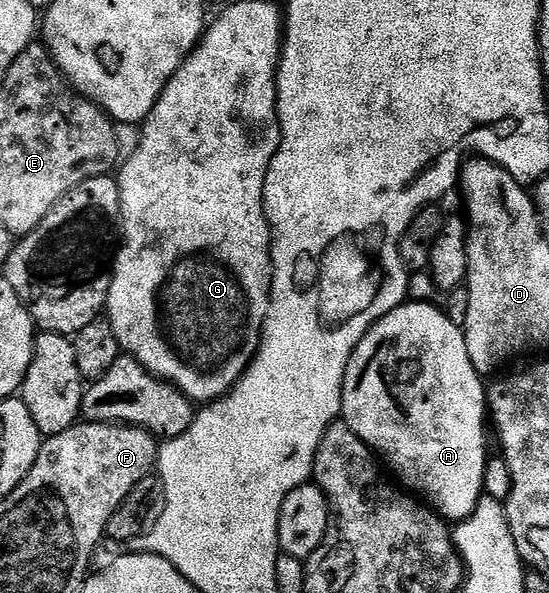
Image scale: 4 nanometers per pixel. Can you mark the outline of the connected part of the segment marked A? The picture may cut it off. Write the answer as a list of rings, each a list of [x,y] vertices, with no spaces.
[[[408,300],[377,320],[361,344],[357,344],[347,365],[342,421],[353,428],[355,435],[386,463],[389,470],[391,465],[390,473],[404,487],[426,499],[448,523],[464,522],[484,497],[483,481],[489,451],[486,450],[483,418],[485,422],[488,414],[485,382],[469,360],[462,329],[453,324],[440,307],[438,310],[427,302]]]

